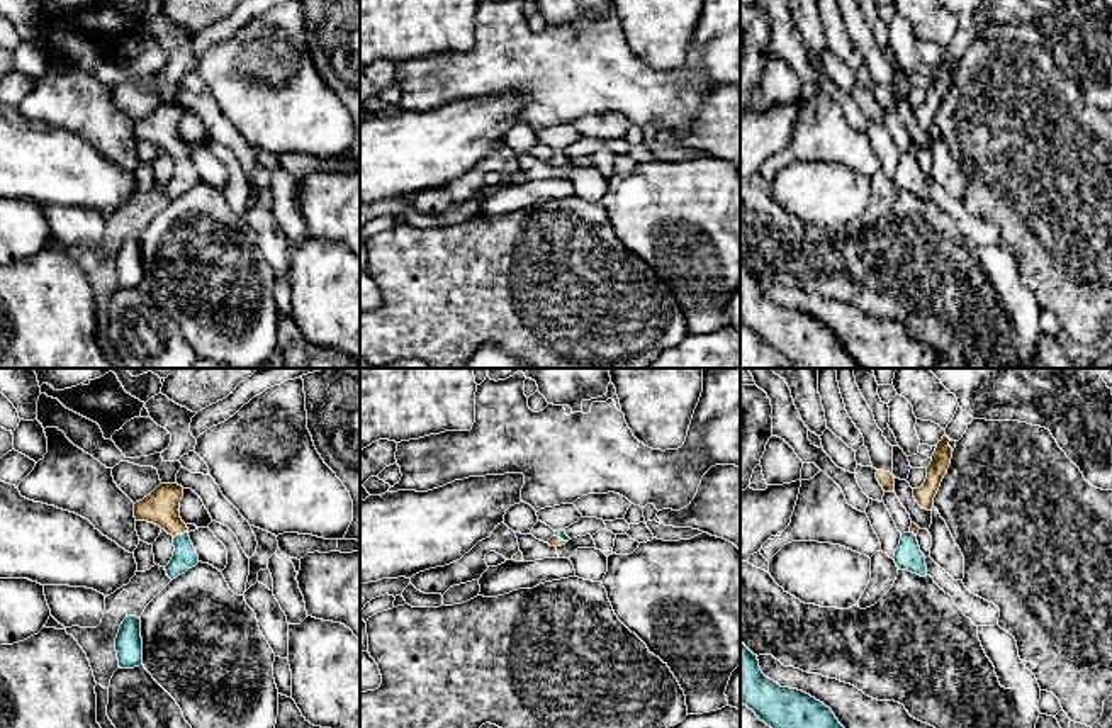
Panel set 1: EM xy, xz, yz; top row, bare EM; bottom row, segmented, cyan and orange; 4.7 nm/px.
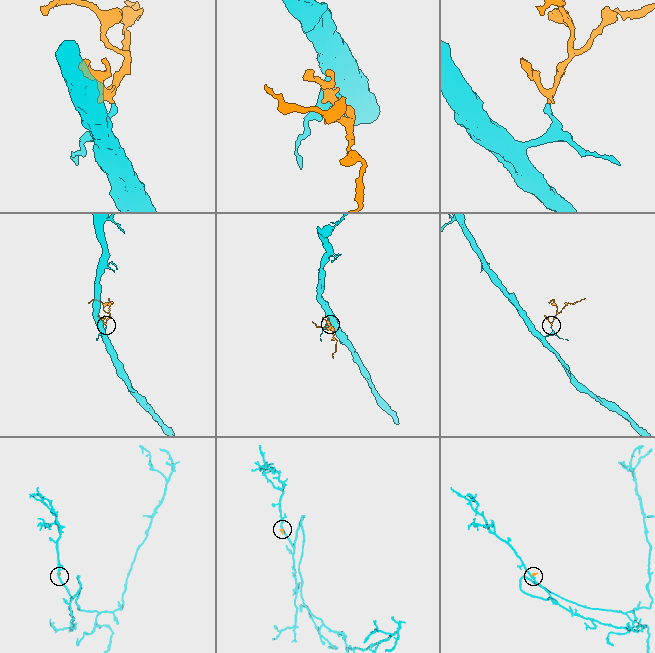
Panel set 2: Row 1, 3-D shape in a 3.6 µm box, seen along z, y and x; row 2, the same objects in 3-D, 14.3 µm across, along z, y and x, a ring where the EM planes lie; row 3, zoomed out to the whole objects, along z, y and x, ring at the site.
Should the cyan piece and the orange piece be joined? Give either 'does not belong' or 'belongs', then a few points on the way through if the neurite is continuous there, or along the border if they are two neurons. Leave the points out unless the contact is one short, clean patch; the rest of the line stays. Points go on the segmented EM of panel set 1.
belongs; runs through xy (185, 557), (180, 535), (160, 508)

